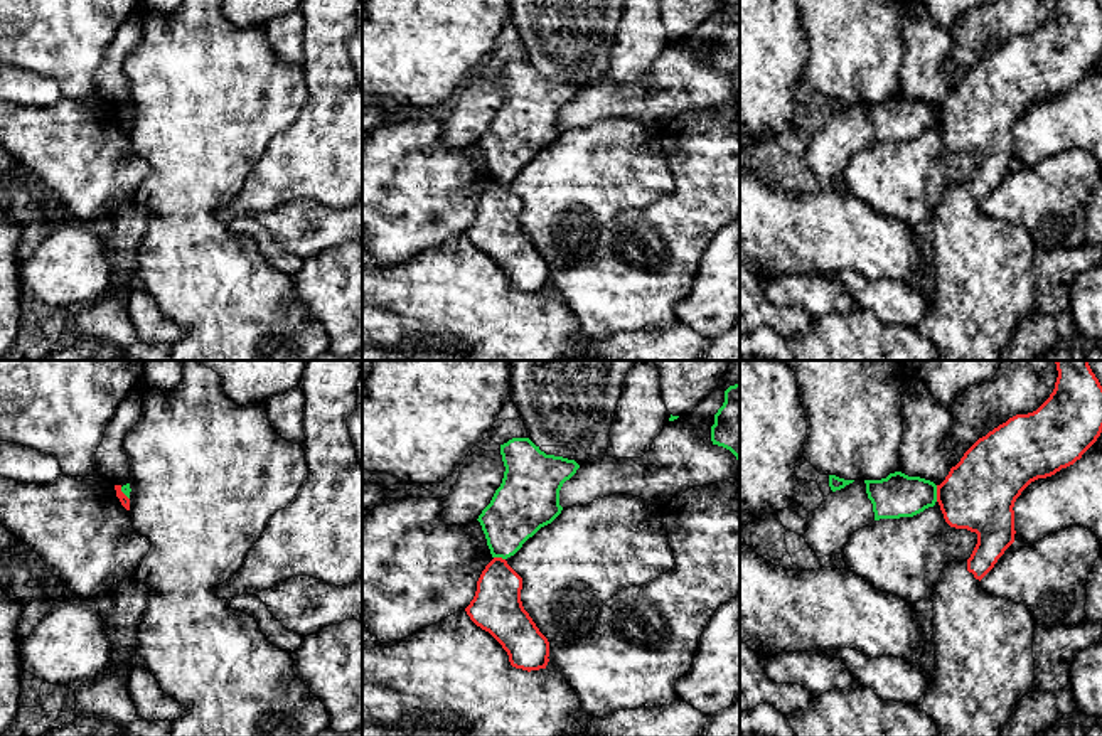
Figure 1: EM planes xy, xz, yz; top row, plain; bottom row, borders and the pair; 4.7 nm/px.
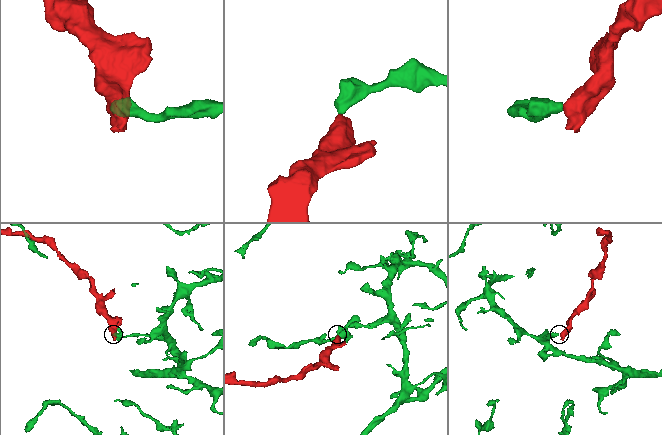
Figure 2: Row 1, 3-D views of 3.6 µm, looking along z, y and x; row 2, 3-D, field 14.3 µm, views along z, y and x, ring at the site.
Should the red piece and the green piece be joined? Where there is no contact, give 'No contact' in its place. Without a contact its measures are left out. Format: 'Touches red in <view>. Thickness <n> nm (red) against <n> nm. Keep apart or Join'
Touches red in yz. Thickness 340 nm (red) against 200 nm. Keep apart

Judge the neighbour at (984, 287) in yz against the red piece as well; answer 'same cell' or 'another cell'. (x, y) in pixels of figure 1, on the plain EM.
same cell

